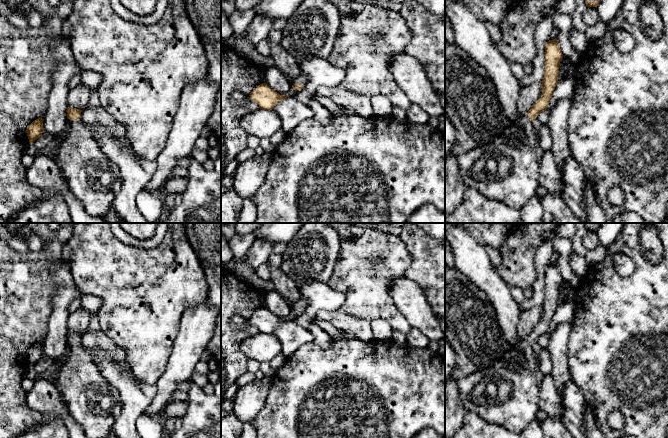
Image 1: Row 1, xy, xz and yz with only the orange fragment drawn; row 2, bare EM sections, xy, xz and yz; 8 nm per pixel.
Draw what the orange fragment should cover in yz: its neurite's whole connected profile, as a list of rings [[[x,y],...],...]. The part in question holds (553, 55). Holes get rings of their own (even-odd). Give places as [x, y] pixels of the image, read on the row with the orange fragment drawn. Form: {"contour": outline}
{"contour": [[[557,39],[549,40],[545,45],[541,97],[525,116],[510,122],[500,137],[458,156],[466,188],[474,188],[489,199],[520,210],[531,198],[538,198],[541,152],[532,121],[549,106],[559,82],[562,58]]]}

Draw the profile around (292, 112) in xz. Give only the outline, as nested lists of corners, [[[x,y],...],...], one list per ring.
[[[287,97],[272,109],[281,120],[281,129],[289,133],[305,120],[313,118],[313,111],[297,97]]]

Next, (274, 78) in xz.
[[[275,66],[266,70],[265,83],[280,95],[287,95],[292,86],[289,79]]]

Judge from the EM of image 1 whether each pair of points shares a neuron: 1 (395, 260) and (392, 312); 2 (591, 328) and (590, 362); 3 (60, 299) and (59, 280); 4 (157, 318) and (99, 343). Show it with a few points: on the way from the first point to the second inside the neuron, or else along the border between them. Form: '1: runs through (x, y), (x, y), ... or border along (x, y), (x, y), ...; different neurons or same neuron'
1: runs through (383, 273), (383, 299); same neuron
2: runs through (591, 336), (591, 354); same neuron
3: runs through (60, 294), (60, 285); same neuron
4: border along (100, 328), (118, 345); different neurons

